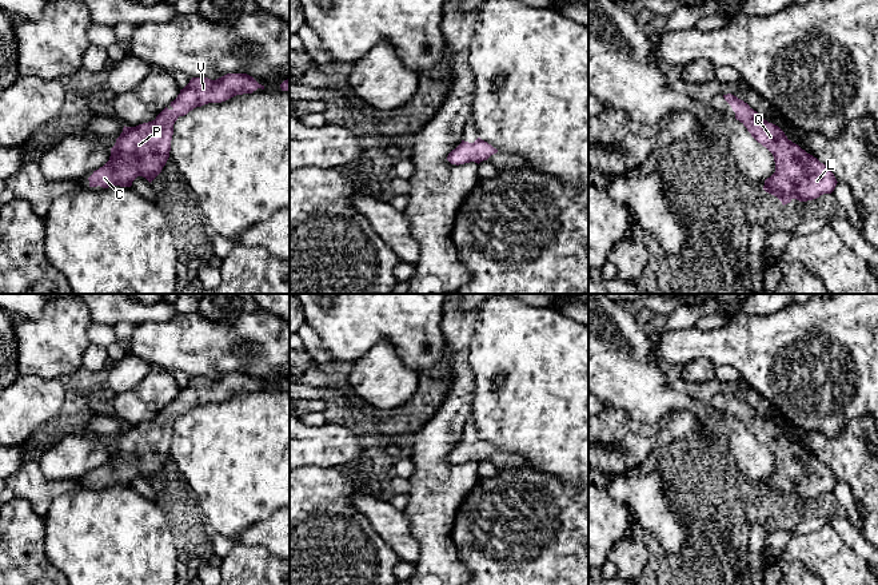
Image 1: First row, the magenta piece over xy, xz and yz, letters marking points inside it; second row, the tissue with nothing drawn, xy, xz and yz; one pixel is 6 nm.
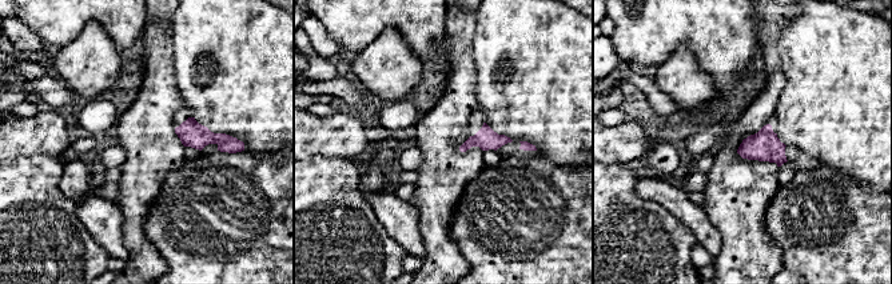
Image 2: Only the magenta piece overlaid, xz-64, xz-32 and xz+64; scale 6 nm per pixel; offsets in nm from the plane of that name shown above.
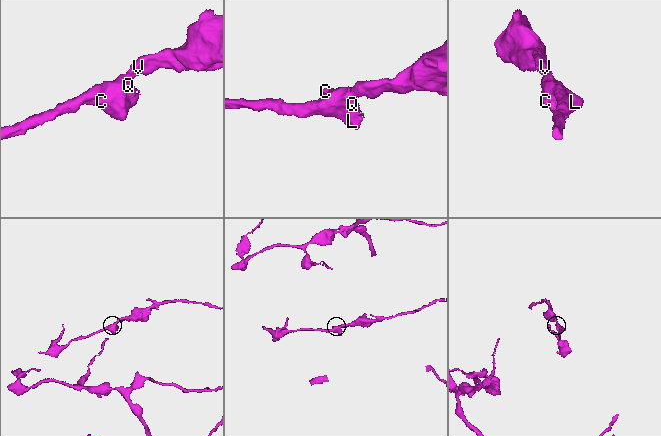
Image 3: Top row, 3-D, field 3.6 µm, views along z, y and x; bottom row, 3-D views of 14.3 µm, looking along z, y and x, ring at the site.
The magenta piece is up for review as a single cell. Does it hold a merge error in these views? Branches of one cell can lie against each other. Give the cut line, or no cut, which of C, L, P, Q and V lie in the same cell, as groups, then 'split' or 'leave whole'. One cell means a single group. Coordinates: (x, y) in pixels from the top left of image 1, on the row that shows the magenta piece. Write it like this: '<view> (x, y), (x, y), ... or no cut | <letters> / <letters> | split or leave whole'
no cut | C L P Q V | leave whole

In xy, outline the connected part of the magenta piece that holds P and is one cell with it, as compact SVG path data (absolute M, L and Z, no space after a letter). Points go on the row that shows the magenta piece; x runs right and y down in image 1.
M227 73L216 80L192 77L171 102L171 110L165 107L152 122L136 127L124 126L111 148L109 160L88 178L89 187L131 187L137 176L151 183L169 158L173 124L179 116L208 103L252 93L258 88L264 89L264 85L247 73Z

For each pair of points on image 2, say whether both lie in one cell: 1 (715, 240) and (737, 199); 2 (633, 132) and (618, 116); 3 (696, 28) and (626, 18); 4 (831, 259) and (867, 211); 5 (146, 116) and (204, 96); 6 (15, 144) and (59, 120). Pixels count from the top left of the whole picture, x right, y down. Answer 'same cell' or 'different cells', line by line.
1: different cells
2: different cells
3: same cell
4: same cell
5: different cells
6: same cell

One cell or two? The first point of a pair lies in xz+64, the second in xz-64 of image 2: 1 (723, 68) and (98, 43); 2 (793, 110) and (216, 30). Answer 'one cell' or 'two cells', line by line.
1: two cells
2: one cell

